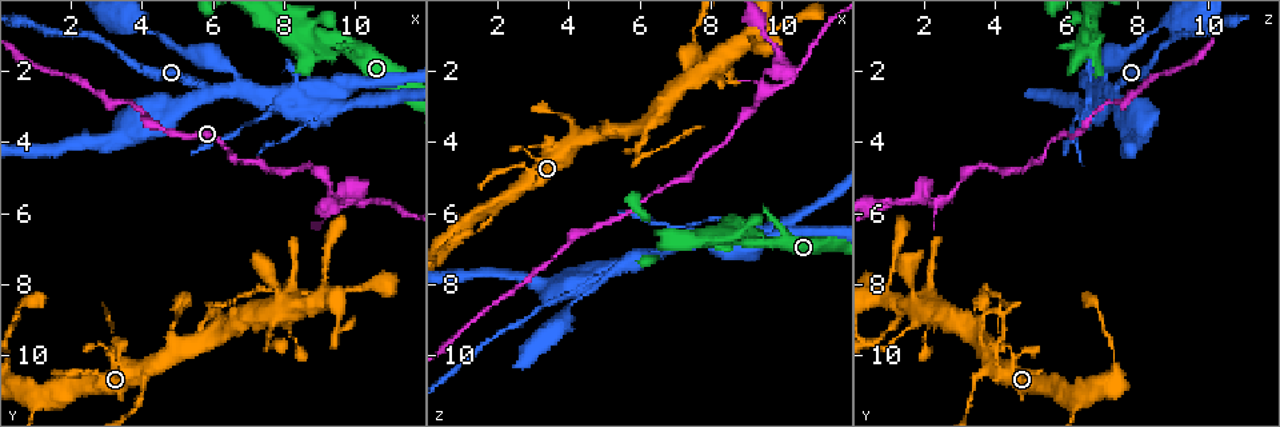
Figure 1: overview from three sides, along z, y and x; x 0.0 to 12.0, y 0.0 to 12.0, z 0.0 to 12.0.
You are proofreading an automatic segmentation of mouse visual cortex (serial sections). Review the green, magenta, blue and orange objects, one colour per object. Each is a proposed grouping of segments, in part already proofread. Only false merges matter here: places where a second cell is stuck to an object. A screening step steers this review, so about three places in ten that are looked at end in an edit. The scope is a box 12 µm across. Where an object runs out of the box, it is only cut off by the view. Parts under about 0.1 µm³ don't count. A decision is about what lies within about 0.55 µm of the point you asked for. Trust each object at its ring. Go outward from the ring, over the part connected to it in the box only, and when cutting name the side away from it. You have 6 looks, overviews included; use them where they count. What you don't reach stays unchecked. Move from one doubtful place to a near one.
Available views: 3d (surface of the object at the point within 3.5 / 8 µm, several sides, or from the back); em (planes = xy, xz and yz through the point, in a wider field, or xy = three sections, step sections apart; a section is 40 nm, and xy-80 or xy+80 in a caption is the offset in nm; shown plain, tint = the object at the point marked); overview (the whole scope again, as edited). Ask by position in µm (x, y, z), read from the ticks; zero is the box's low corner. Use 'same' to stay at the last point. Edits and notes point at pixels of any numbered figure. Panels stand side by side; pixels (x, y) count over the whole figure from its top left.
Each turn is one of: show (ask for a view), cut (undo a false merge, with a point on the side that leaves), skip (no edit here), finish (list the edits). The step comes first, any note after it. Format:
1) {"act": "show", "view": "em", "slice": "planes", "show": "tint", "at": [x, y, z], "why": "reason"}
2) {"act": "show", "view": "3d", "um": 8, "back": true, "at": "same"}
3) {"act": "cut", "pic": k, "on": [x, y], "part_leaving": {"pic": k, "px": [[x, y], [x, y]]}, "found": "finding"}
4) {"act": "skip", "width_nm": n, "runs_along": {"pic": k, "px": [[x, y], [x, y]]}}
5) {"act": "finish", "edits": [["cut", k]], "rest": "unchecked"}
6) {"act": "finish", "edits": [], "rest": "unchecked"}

{"act": "show", "view": "3d", "um": 8, "at": [9.4, 5.7, 2.6], "why": "two arms at a narrow angle"}

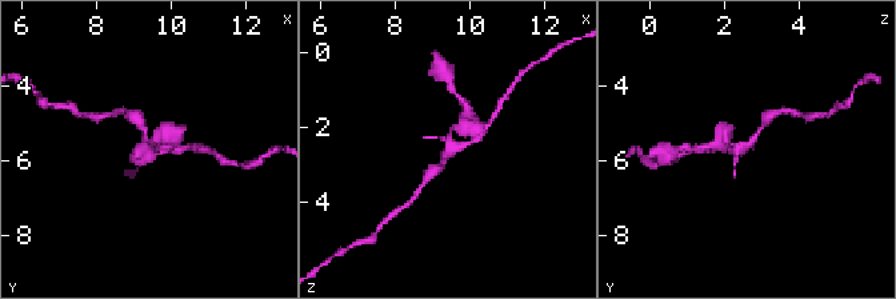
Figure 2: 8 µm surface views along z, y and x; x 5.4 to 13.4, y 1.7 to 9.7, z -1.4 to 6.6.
{"act": "show", "view": "em", "slice": "xy", "step": 3, "show": "tint", "at": [9.5, 5.7, 2.5], "why": "shape alone is not enough"}

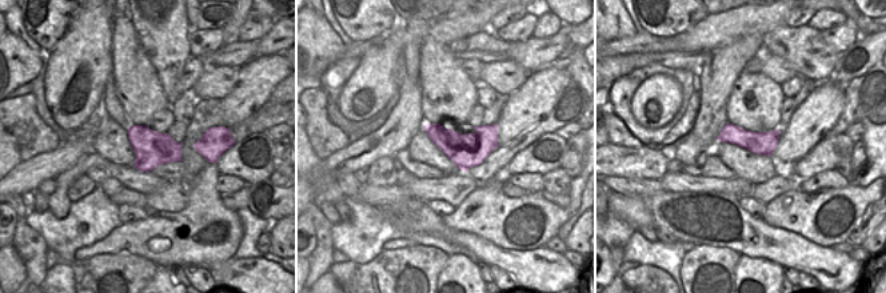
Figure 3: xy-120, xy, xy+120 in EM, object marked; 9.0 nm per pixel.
{"act": "skip", "runs_along": {"pic": 2, "px": [[432, 171], [467, 123]]}, "found": "all the same cell"}

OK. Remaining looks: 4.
{"act": "show", "view": "3d", "um": 3.5, "at": [4.2, 10.4, 4.0], "why": "three-way junction"}

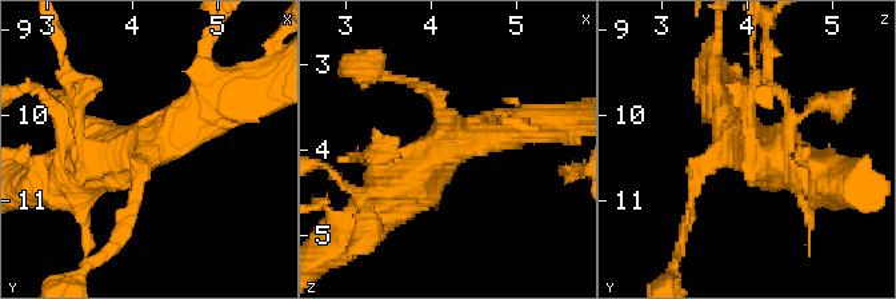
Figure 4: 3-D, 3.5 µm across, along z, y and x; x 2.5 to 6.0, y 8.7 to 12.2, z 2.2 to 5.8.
{"act": "show", "view": "em", "slice": "xy", "step": 3, "show": "tint", "at": [4.20, 10.30, 3.95], "why": "need the tissue"}

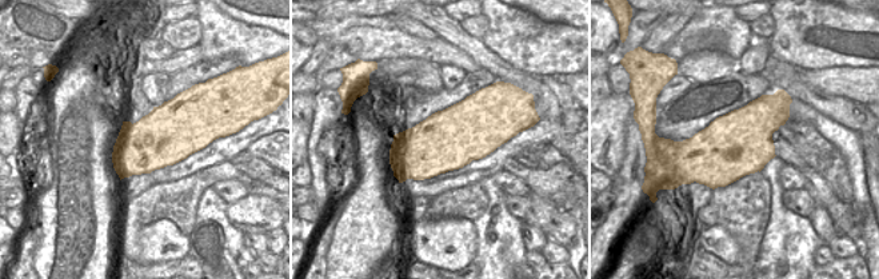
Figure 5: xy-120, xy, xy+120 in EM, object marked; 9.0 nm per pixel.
{"act": "skip", "runs_along": {"pic": 4, "px": [[386, 202], [443, 147], [522, 123]]}, "found": "all the same cell"}

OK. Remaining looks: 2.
{"act": "show", "view": "3d", "um": 3.5, "back": true, "at": [5.8, 2.5, 7.4]}

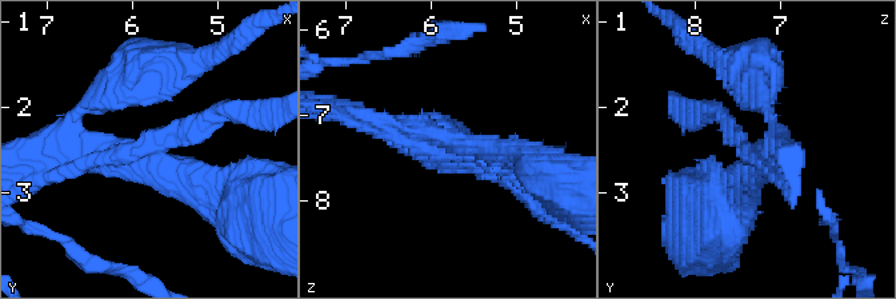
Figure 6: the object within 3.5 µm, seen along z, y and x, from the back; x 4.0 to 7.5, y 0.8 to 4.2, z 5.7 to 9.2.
{"act": "show", "view": "em", "slice": "xy", "step": 3, "show": "tint", "at": [5.80, 2.55, 7.40], "arms": 3, "arm_widths_nm": [200, 250, 300]}

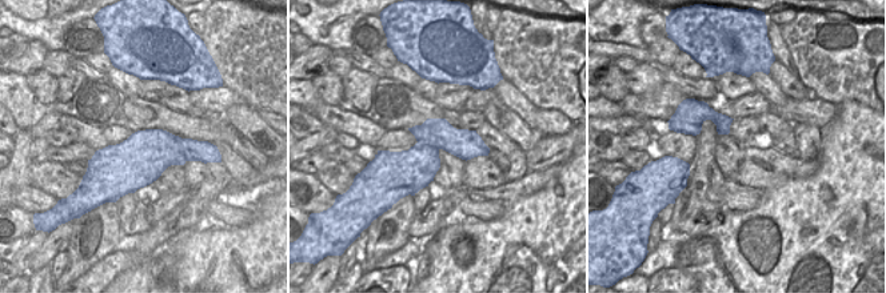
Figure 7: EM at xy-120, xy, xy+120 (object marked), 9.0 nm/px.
{"act": "cut", "pic": 6, "on": [448, 123], "part_leaving": {"pic": 6, "px": [[450, 147], [416, 130], [351, 114]]}, "found": "two cells meet here"}

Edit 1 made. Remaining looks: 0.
{"act": "finish", "edits": [["cut", 6]], "rest": "unchecked"}

